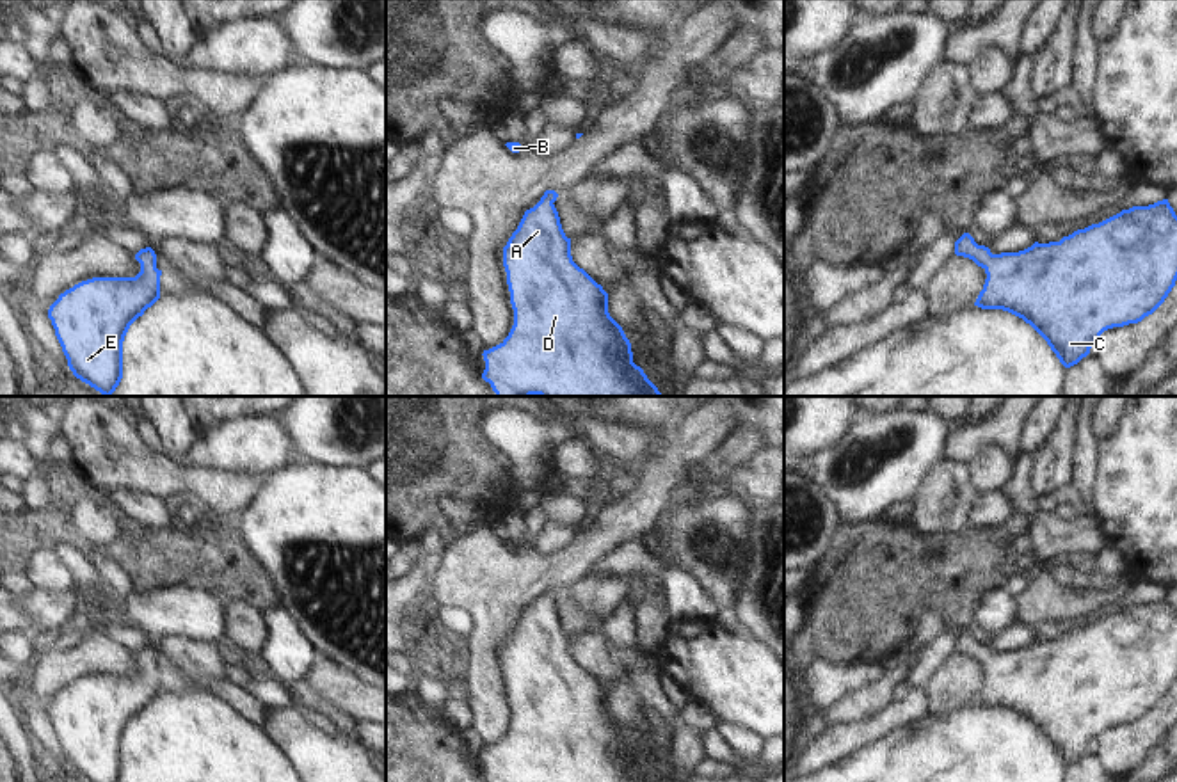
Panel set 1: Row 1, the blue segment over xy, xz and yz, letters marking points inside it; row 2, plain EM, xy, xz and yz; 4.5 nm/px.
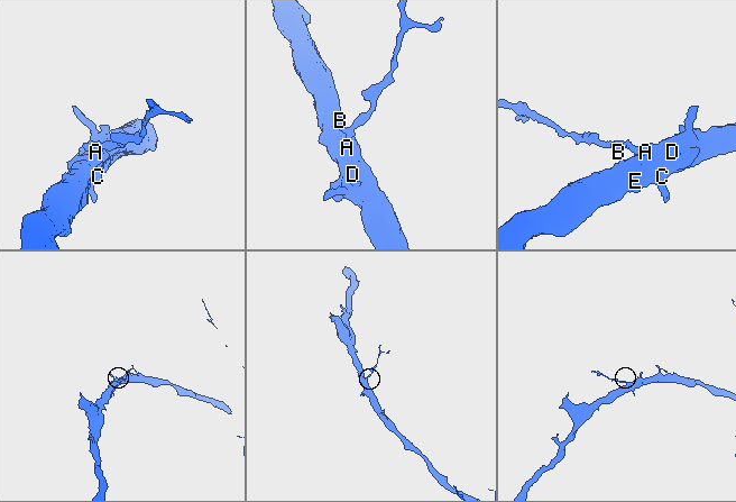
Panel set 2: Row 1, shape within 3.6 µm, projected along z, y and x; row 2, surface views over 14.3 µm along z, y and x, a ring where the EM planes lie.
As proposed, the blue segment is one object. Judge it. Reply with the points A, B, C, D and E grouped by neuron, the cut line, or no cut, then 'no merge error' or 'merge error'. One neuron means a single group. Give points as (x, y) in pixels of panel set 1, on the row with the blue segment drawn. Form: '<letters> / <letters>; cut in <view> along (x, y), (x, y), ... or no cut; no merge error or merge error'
A B C D E; no cut; no merge error

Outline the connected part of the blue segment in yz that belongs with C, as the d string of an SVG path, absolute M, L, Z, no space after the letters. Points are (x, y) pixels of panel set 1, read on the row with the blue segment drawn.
M1163 199L1122 210L1060 242L1035 242L1024 251L1001 254L964 233L955 242L955 254L973 259L987 274L974 306L1022 318L1070 368L1090 354L1104 331L1138 323L1165 302L1177 281L1177 215Z

